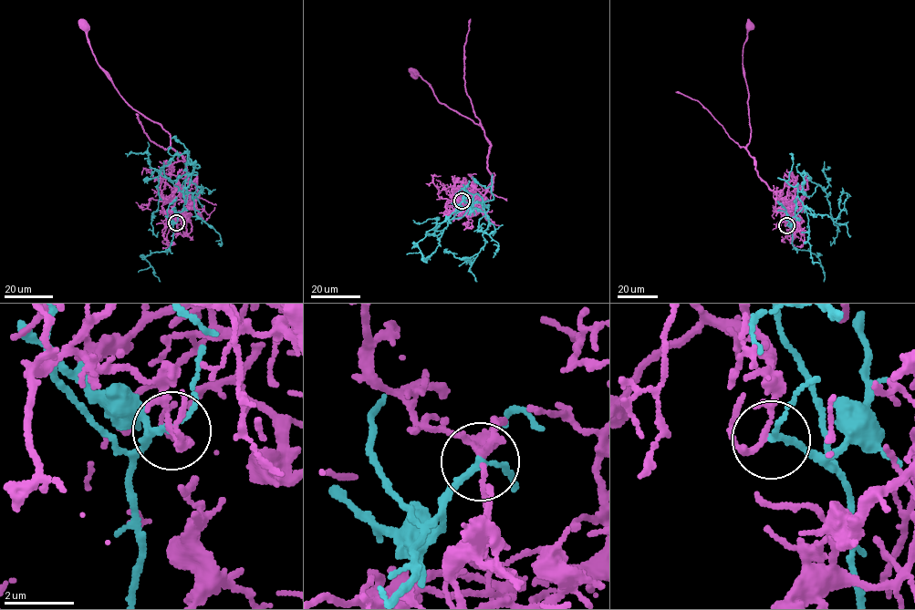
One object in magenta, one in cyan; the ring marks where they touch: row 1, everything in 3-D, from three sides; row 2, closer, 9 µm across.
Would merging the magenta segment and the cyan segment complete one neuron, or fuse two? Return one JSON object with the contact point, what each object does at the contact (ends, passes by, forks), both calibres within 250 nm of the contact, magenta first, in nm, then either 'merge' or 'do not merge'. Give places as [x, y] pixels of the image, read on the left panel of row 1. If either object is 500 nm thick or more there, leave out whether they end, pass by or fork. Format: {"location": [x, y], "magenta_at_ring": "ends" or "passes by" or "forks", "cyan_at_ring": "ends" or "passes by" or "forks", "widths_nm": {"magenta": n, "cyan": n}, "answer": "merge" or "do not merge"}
{"location": [176, 222], "magenta_at_ring": "forks", "cyan_at_ring": "passes by", "widths_nm": {"magenta": 120, "cyan": 150}, "answer": "do not merge"}

